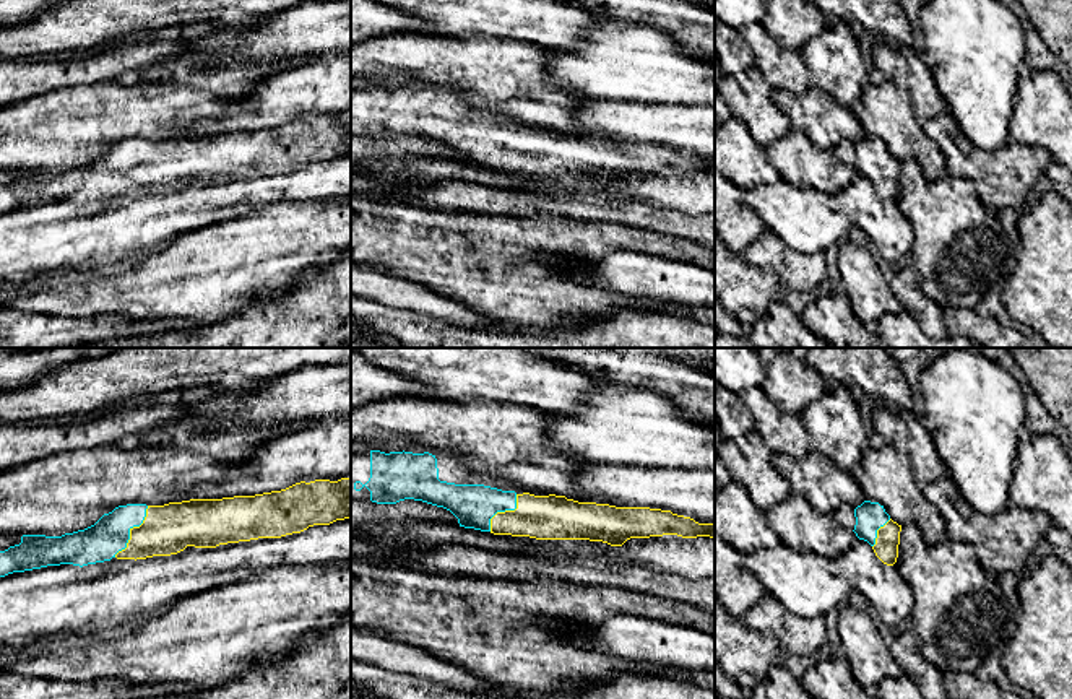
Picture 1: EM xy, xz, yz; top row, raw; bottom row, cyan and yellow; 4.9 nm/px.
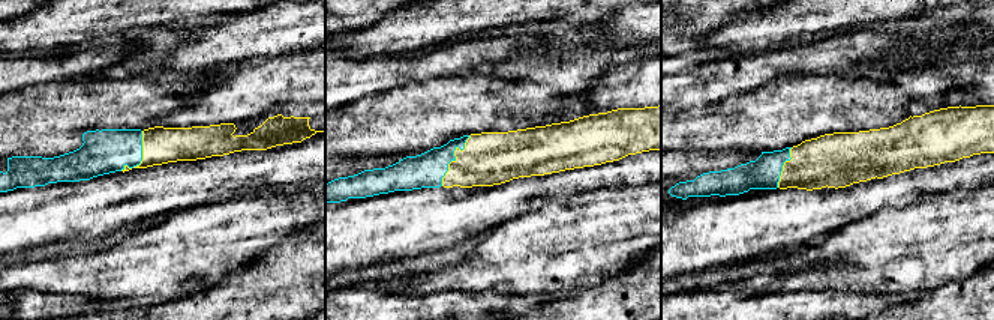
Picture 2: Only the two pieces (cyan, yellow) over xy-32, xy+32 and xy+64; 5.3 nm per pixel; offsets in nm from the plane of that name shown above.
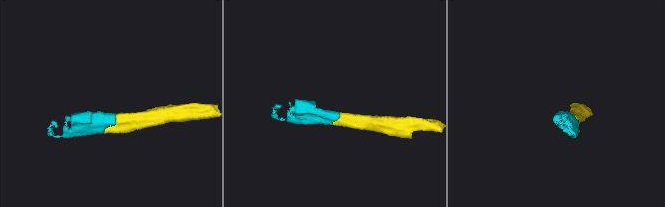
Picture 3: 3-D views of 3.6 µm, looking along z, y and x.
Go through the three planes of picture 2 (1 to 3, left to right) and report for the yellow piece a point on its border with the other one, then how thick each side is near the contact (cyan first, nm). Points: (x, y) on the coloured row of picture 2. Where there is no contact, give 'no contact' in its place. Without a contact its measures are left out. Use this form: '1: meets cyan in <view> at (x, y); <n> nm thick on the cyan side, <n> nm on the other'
1: meets cyan in xy-32 at (141, 156); 240 nm thick on the cyan side, 190 nm on the other
2: meets cyan in xy+32 at (455, 158); 190 nm thick on the cyan side, 280 nm on the other
3: meets cyan in xy+64 at (781, 167); 170 nm thick on the cyan side, 280 nm on the other

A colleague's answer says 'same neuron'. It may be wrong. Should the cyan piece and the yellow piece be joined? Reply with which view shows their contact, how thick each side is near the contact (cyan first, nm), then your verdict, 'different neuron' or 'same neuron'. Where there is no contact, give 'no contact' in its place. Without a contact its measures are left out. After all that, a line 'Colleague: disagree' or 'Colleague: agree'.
contact in xy; calibres 190 and 240 nm; same neuron
Colleague: agree

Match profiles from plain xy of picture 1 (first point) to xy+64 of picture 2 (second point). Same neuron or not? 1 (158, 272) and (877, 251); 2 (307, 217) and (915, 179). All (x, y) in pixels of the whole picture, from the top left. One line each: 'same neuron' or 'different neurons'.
1: same neuron
2: different neurons

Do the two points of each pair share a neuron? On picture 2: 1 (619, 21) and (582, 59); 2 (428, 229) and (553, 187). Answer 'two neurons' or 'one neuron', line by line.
1: two neurons
2: one neuron

